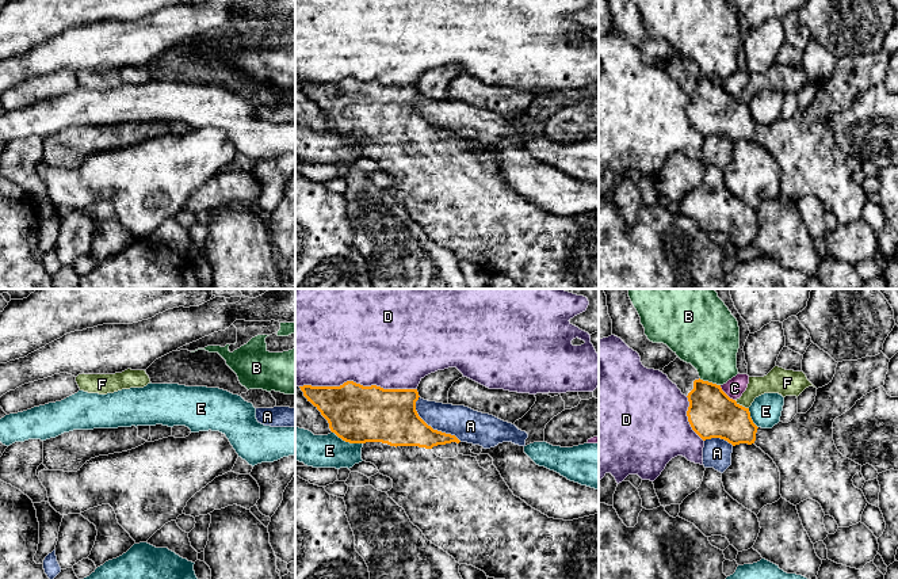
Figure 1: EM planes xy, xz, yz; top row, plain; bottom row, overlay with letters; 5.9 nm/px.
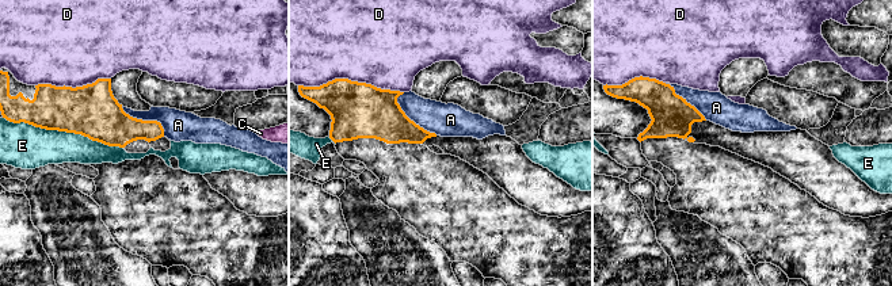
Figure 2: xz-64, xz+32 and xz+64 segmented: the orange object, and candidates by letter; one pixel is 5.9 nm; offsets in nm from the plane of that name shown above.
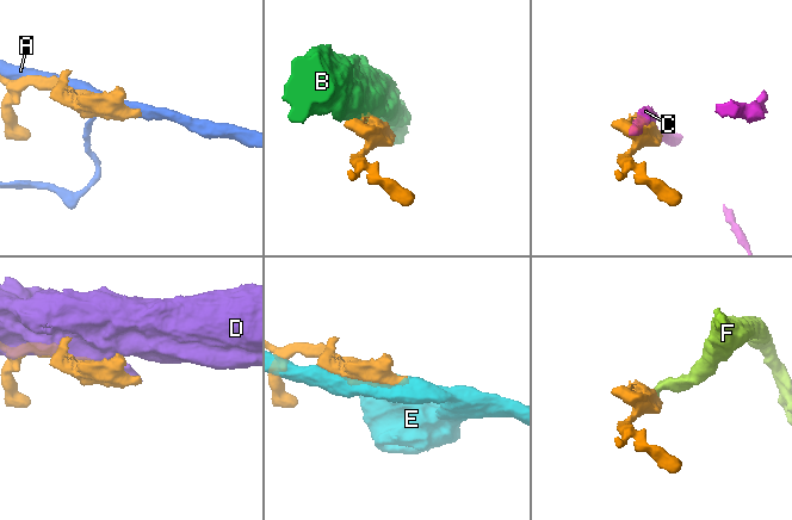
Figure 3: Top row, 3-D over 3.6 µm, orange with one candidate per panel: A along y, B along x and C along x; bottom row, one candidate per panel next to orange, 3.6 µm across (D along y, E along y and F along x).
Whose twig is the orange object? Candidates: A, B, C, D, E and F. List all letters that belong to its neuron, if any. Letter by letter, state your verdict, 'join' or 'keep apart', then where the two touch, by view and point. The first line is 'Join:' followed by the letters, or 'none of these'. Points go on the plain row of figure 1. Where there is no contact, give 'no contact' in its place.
Join: none of these
A: keep apart; meets orange in xz at (430, 122)
B: keep apart; meets orange in yz at (710, 79)
C: keep apart; meets orange in yz at (725, 90)
D: keep apart; meets orange in xz at (358, 80)
E: keep apart; meets orange in xz at (347, 137)
F: keep apart; meets orange in yz at (741, 102)

